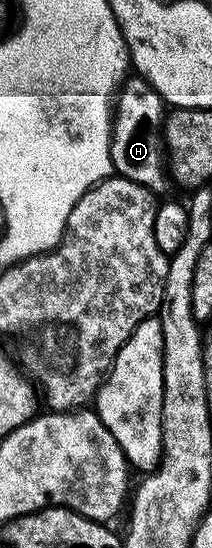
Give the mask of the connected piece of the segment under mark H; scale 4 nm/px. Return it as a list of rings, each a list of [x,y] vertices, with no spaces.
[[[139,76],[125,77],[115,99],[112,116],[112,169],[121,178],[145,186],[160,196],[170,178],[166,173],[166,147],[162,127],[166,117],[166,103],[148,81]]]

